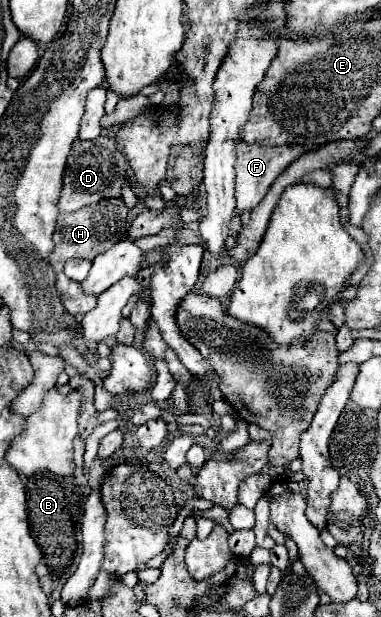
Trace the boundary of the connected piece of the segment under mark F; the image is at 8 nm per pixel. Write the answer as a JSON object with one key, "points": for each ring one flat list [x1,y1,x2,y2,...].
{"points":[[244,140,236,146,236,202,238,202,238,214,246,208,254,208,268,192,270,184,302,154,310,152,314,148,302,146,302,144,290,144,290,146,258,146,258,144,246,144]]}

